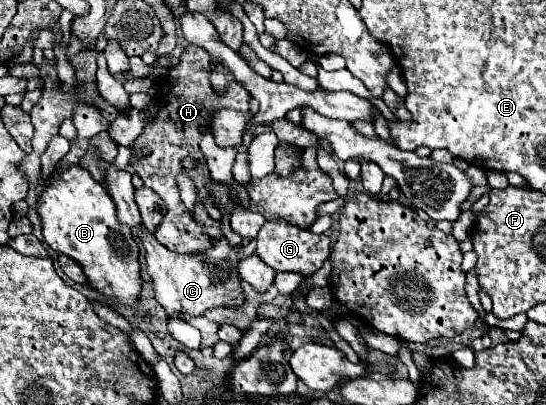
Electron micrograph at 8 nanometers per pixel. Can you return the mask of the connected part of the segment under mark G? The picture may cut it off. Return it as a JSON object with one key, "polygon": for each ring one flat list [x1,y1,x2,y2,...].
{"polygon":[[267,221,257,235,255,253,275,271,295,271,301,275,311,275,329,257,331,245,327,235,315,235,309,229,301,229,297,225,281,225,281,223]]}

